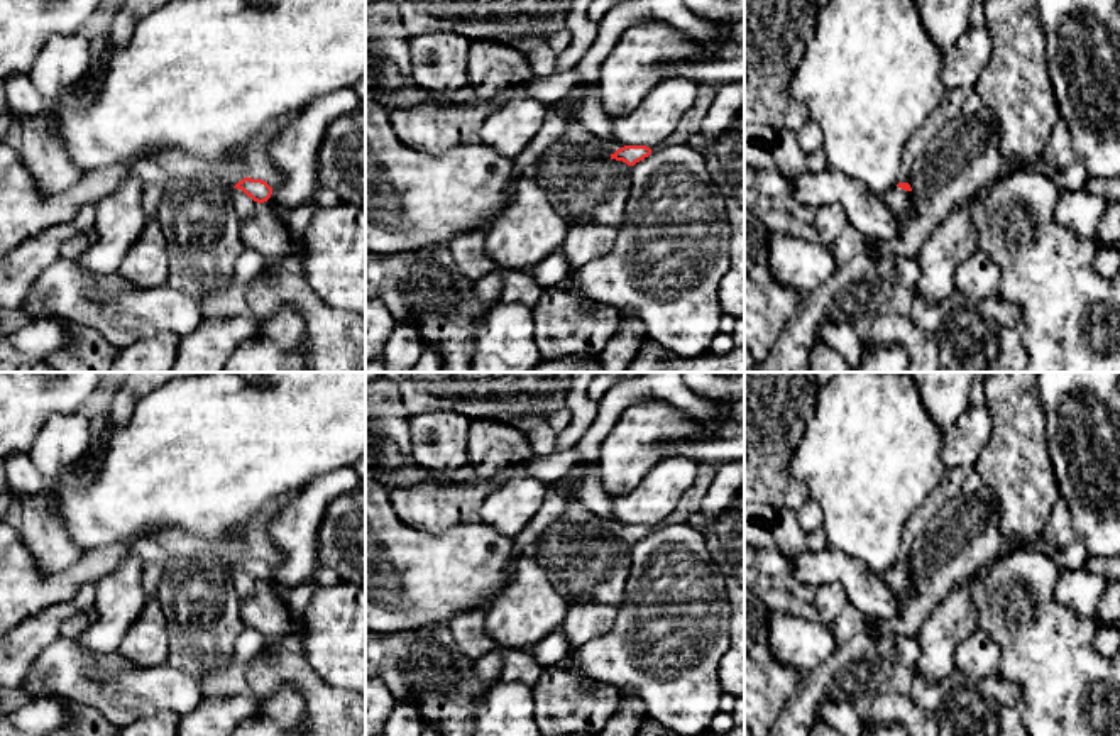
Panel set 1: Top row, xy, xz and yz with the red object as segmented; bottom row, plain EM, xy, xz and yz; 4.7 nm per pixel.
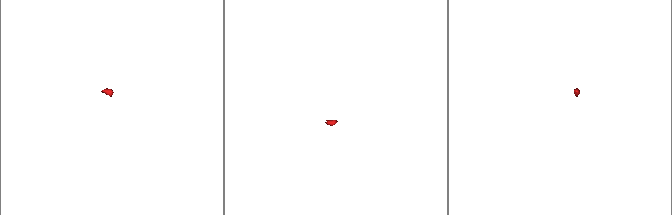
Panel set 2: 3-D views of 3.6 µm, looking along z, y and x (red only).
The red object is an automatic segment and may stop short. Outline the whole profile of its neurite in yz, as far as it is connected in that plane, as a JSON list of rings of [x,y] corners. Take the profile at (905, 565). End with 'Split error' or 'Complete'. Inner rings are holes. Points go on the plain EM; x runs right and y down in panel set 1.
[[[898,562],[892,568],[880,574],[880,579],[897,596],[915,596],[915,585],[910,574],[912,567],[909,562]]]. Split error

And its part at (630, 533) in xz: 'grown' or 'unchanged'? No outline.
grown

